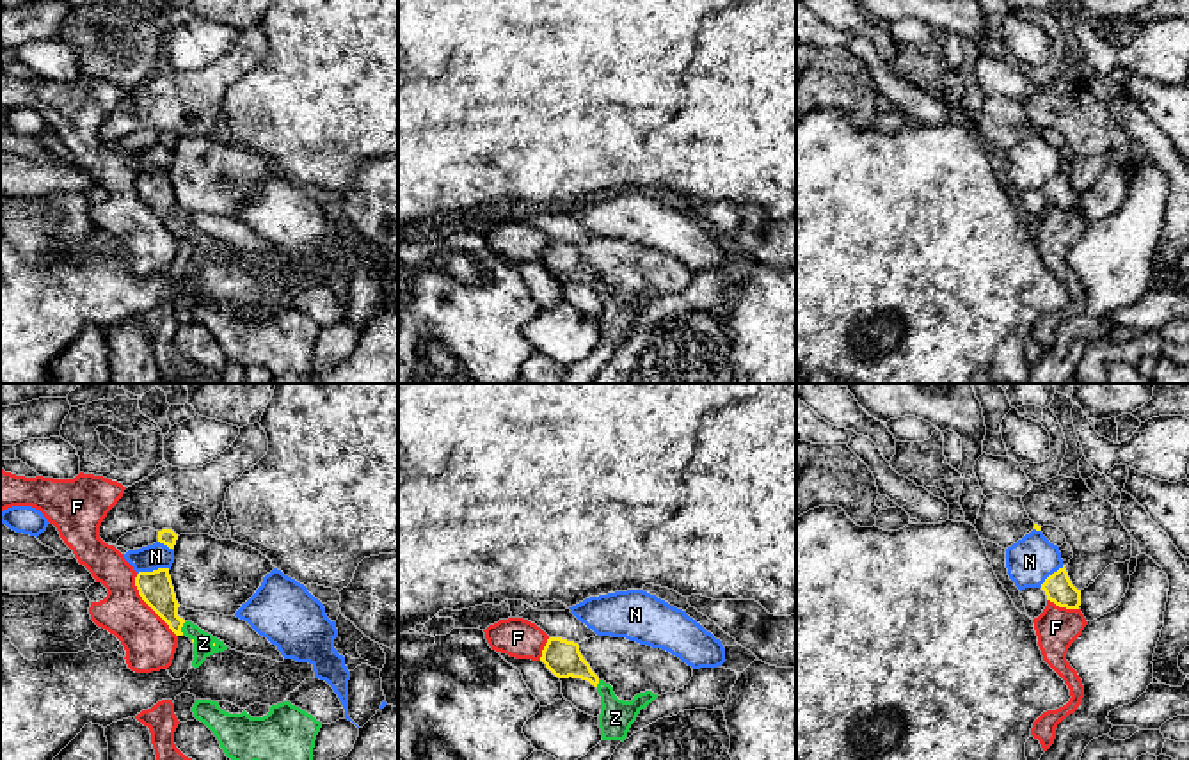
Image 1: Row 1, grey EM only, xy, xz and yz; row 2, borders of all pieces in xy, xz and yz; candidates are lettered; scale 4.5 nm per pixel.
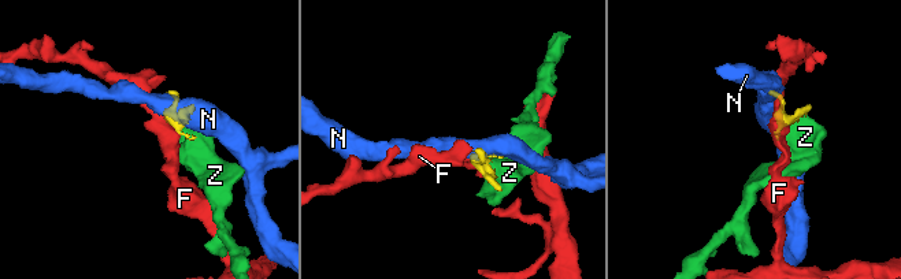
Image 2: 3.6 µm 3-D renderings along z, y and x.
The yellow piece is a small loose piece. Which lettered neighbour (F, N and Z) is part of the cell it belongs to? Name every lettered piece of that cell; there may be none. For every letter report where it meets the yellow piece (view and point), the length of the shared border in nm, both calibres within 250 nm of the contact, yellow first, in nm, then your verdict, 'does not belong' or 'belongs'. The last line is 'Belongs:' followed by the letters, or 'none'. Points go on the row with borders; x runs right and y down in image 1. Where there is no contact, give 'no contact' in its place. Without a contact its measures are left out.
F: xy (148, 604) | 340 nm | 150/220 nm | does not belong
N: xy (153, 570) | 150 nm | 150/120 nm | does not belong
Z: xy (180, 629) | 70 nm | 150/100 nm | belongs
Belongs: Z

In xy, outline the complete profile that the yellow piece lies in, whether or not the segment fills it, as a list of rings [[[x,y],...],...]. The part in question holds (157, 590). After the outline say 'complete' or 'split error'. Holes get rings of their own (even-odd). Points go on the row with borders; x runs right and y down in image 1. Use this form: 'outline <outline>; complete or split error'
outline [[[169,568],[139,572],[135,577],[135,586],[142,600],[169,625],[176,636],[187,636],[192,639],[194,668],[199,668],[210,655],[227,650],[224,641],[178,616],[180,604],[176,600]]]; split error

